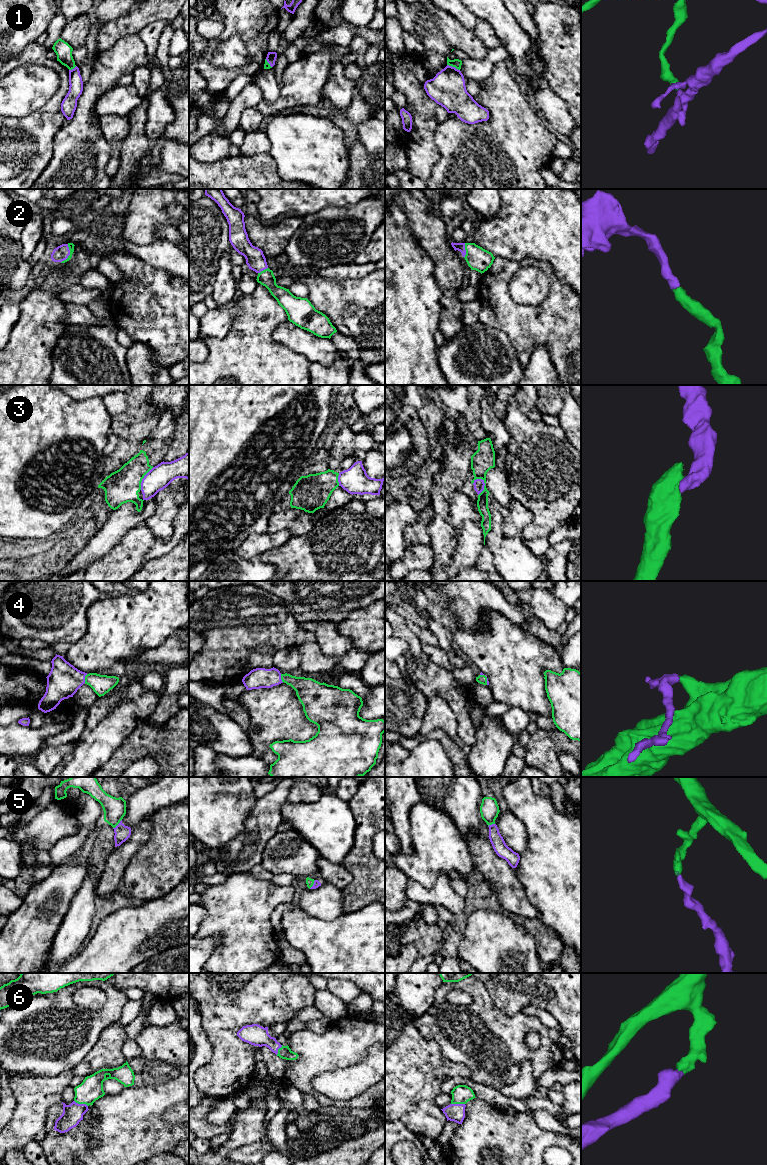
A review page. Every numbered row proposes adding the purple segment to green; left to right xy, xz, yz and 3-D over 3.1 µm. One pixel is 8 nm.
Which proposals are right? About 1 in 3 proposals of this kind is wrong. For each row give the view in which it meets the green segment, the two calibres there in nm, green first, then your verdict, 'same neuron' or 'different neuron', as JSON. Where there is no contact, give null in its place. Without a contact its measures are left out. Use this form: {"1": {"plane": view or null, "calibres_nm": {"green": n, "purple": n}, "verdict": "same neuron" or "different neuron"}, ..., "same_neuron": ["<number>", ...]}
{"1": {"plane": "yz", "calibres_nm": {"green": 70, "purple": 280}, "verdict": "different neuron"}, "2": {"plane": "xy", "calibres_nm": {"green": 50, "purple": 120}, "verdict": "same neuron"}, "3": {"plane": "yz", "calibres_nm": {"green": 180, "purple": 90}, "verdict": "different neuron"}, "4": {"plane": "xy", "calibres_nm": {"green": 160, "purple": 260}, "verdict": "same neuron"}, "5": {"plane": "xy", "calibres_nm": {"green": 180, "purple": 120}, "verdict": "same neuron"}, "6": {"plane": "xy", "calibres_nm": {"green": 190, "purple": 160}, "verdict": "same neuron"}, "same_neuron": ["2", "4", "5", "6"]}

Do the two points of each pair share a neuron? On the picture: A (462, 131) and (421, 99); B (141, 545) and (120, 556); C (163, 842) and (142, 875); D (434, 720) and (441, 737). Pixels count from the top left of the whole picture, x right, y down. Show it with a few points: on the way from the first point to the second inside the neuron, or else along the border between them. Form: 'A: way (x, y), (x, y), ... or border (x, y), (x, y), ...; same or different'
A: border (449, 113), (448, 117), (437, 127), (434, 139); different
B: way (136, 545), (125, 556); same
C: way (163, 850), (163, 854), (150, 867); same
D: border (426, 735), (434, 729), (441, 728), (453, 740); different

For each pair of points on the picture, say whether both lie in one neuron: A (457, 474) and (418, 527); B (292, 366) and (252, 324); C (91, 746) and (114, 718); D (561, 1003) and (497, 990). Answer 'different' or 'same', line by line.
A: different
B: same
C: same
D: same

